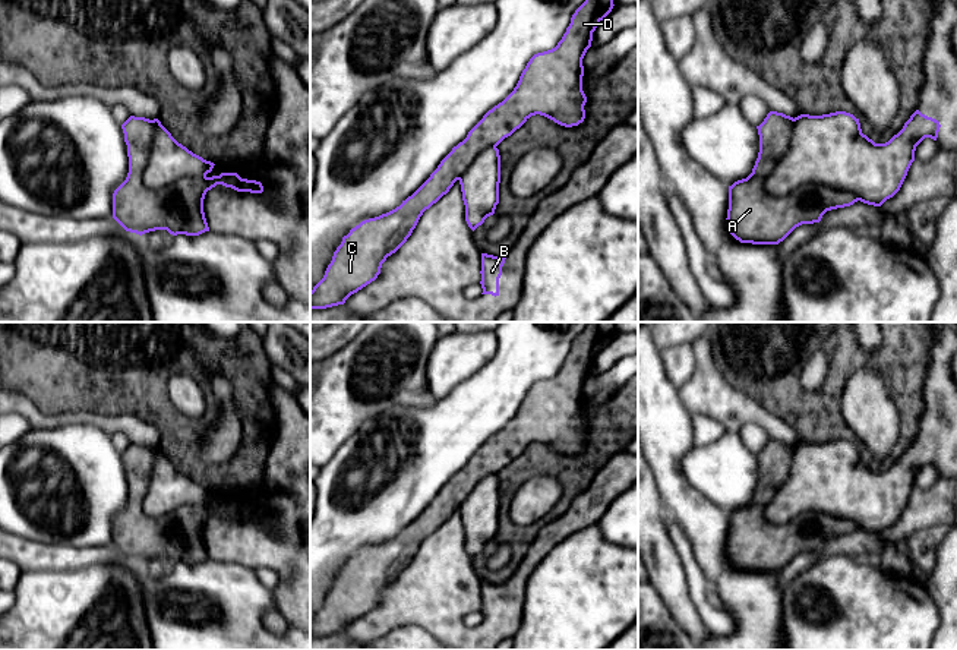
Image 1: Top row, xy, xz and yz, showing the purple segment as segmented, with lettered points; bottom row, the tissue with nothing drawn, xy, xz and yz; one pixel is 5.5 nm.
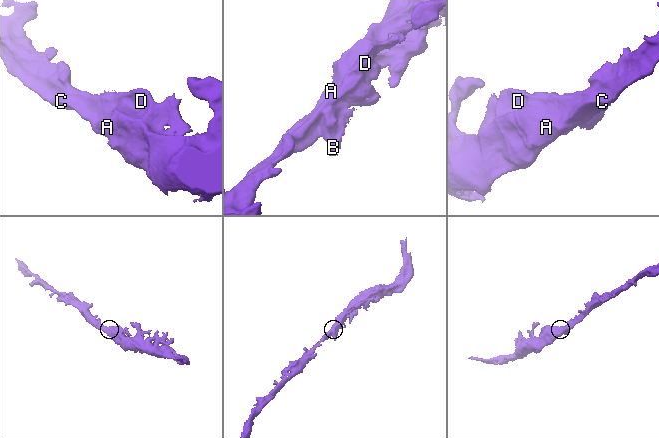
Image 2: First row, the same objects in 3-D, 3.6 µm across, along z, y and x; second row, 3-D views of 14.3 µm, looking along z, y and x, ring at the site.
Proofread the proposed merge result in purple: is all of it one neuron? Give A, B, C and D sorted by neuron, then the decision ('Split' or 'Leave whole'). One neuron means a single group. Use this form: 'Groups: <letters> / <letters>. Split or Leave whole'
Groups: A C D / B. Split

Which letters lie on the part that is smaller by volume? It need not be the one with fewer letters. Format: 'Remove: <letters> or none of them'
Remove: B

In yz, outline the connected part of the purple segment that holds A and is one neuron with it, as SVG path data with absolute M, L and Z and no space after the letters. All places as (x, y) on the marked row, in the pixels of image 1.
M770 111L757 126L759 152L752 173L729 186L727 231L740 243L778 244L796 227L819 223L827 211L850 206L857 196L808 183L784 196L770 195L765 180L787 152L795 119Z

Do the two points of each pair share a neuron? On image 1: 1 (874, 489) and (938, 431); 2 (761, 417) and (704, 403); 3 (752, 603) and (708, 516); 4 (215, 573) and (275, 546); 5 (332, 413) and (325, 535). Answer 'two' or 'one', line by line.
1: one
2: one
3: one
4: two
5: two

